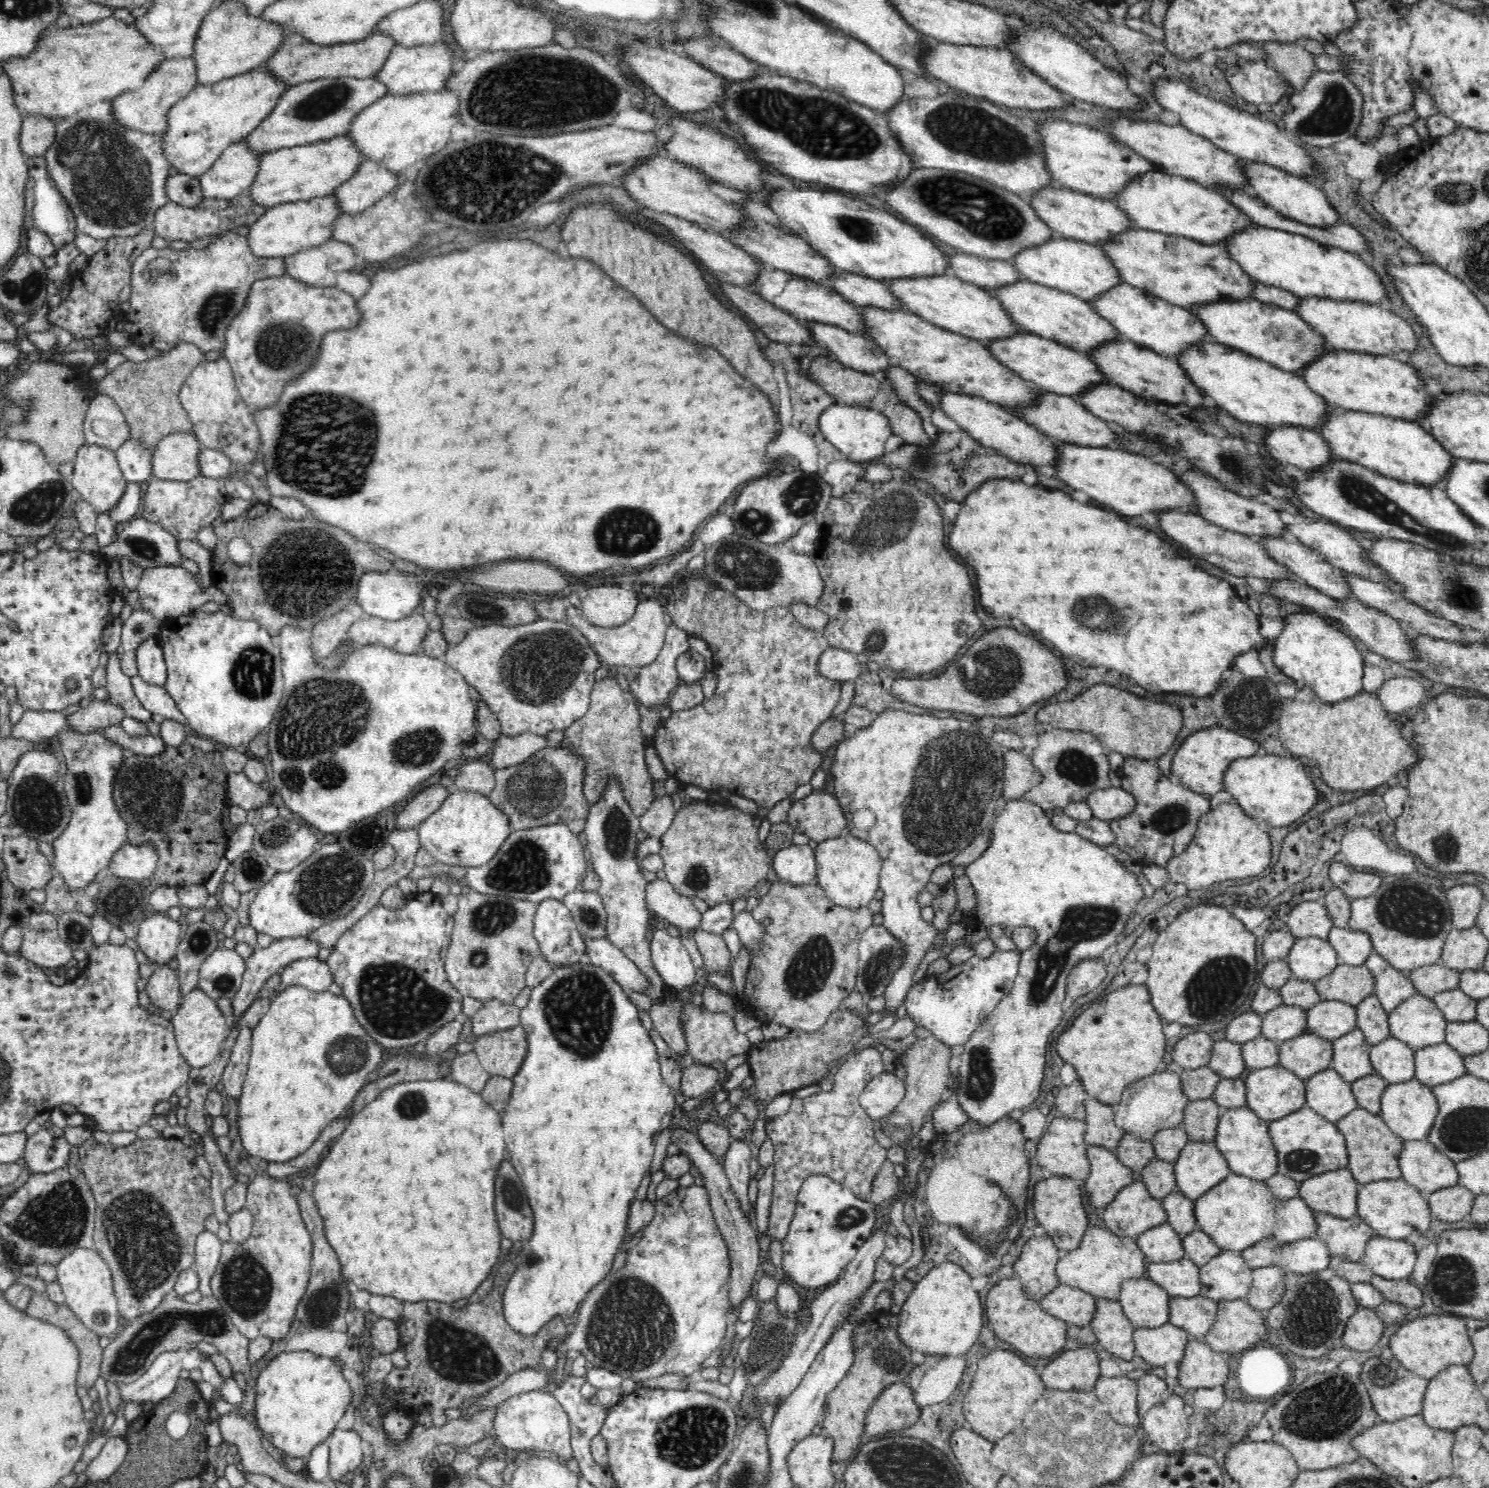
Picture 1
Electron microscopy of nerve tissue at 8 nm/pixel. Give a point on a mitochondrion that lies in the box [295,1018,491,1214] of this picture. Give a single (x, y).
(346, 1055)

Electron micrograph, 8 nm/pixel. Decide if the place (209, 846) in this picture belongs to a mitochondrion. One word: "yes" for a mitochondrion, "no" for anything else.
no

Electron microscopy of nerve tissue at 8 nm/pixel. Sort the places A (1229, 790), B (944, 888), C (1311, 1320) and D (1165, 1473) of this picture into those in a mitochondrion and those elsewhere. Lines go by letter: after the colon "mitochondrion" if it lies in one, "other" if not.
A: other
B: other
C: mitochondrion
D: other

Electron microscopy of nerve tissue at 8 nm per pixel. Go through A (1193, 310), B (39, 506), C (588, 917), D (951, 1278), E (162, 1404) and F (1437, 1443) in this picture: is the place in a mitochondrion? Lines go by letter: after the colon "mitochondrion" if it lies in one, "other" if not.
A: other
B: mitochondrion
C: mitochondrion
D: other
E: other
F: other

